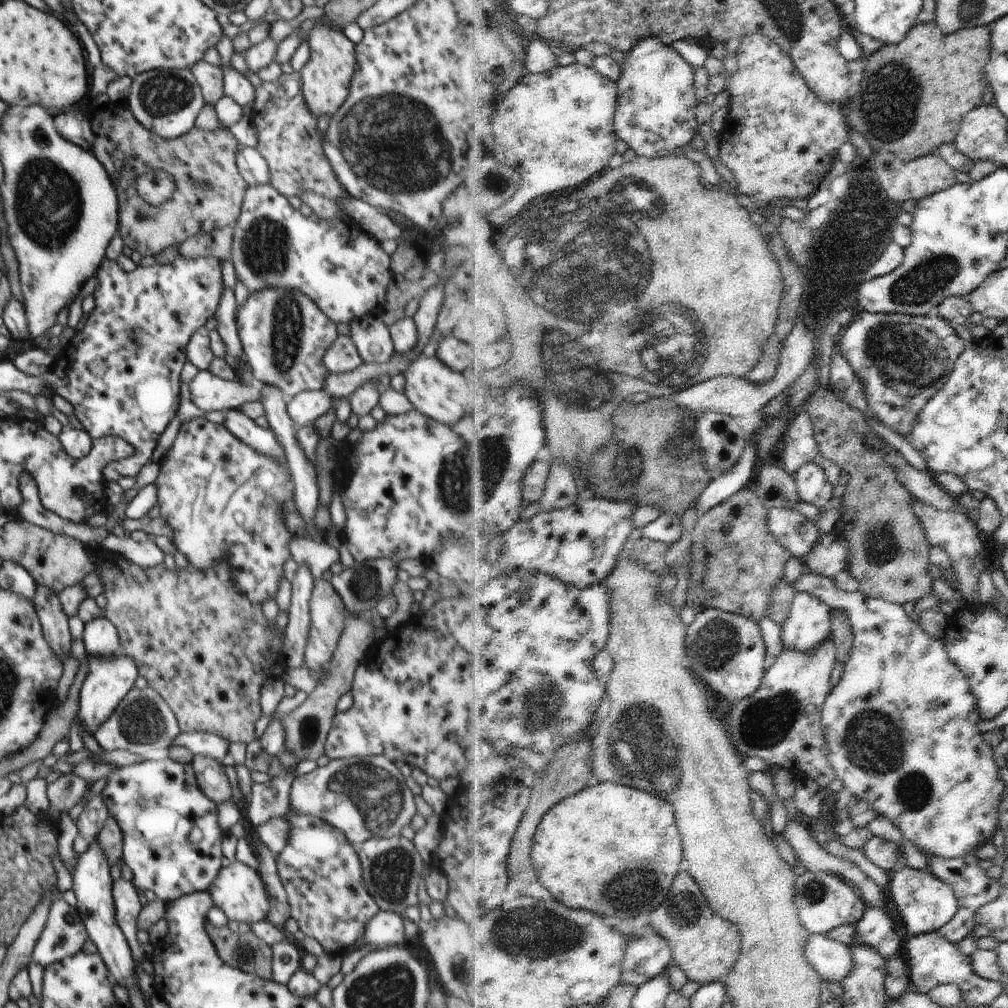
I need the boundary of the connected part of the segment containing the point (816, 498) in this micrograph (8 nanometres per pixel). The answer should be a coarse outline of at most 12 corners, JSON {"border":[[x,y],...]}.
{"border":[[815,461],[795,478],[801,500],[825,510],[834,486]]}

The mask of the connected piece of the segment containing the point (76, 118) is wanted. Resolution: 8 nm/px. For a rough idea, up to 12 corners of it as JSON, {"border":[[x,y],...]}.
{"border":[[87,115],[53,117],[62,138],[90,150],[94,141]]}

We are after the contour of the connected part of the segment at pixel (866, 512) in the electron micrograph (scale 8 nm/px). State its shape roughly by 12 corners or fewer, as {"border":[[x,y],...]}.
{"border":[[822,387],[805,408],[848,477],[841,527],[868,597],[929,595],[914,494],[863,411]]}

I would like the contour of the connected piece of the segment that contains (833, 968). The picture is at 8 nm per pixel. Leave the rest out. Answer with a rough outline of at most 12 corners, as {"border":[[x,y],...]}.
{"border":[[812,933],[807,960],[825,981],[855,968],[851,946]]}

